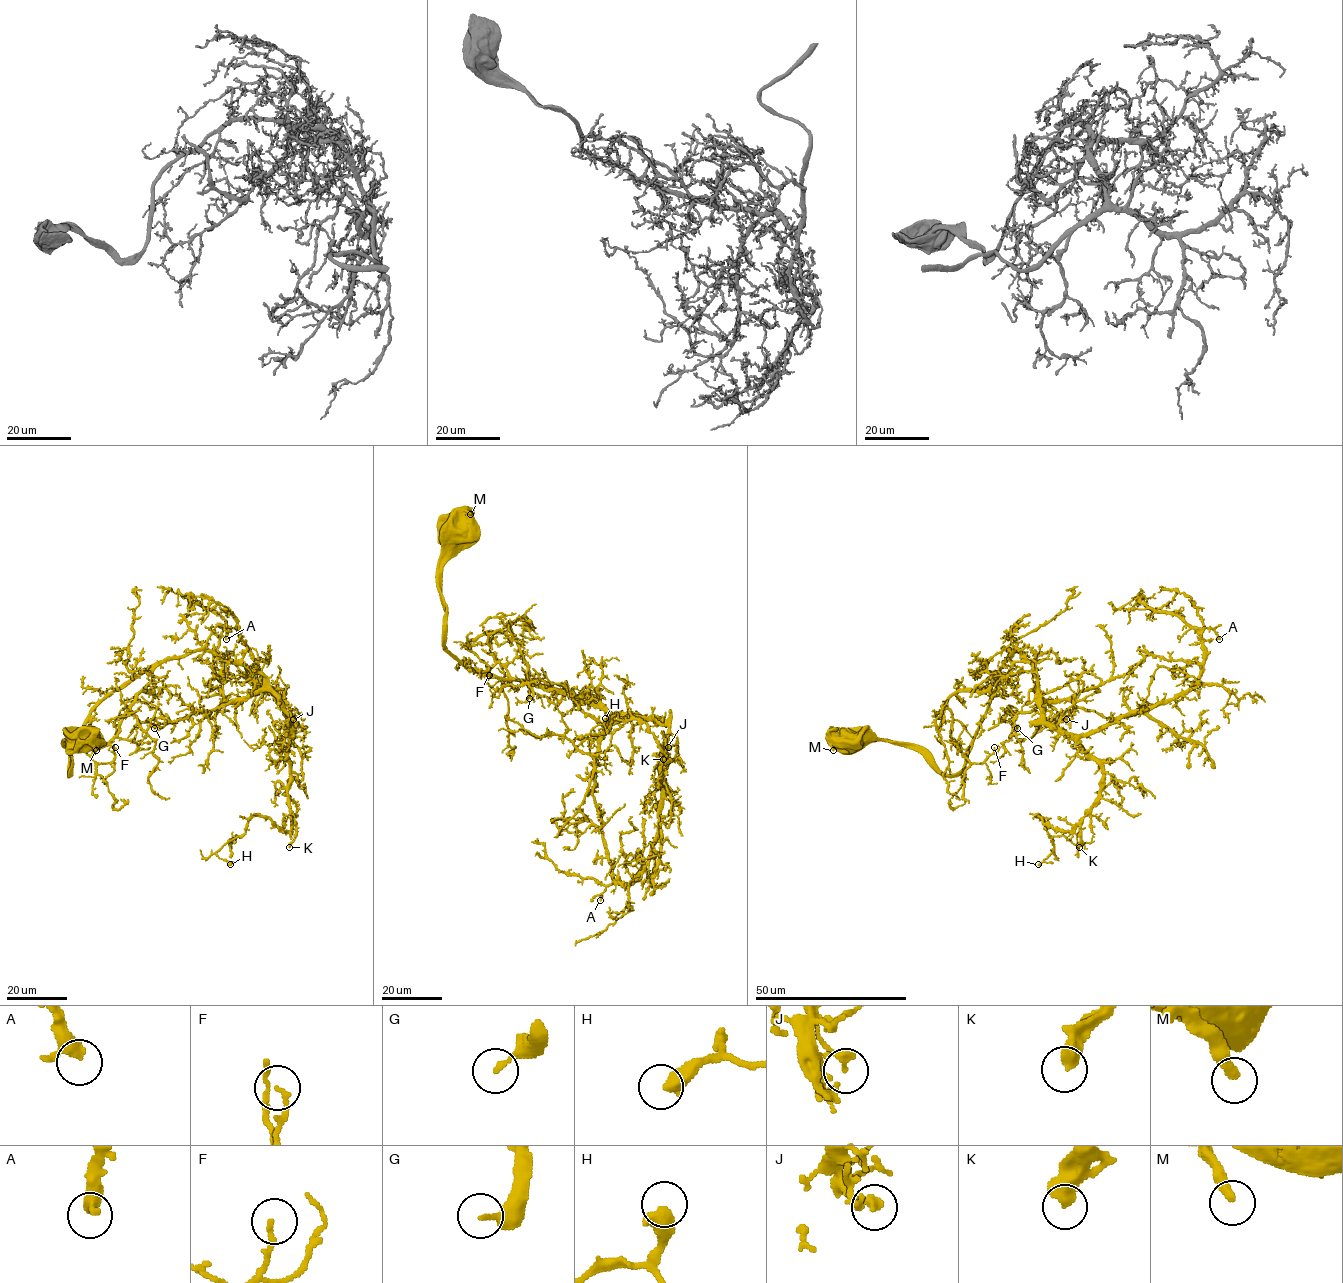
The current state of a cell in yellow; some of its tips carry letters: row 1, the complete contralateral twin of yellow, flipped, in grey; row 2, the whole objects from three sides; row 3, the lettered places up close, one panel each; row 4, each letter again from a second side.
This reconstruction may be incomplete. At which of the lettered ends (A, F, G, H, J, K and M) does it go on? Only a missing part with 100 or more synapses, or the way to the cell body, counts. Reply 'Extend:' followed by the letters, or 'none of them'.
Extend: none of them

